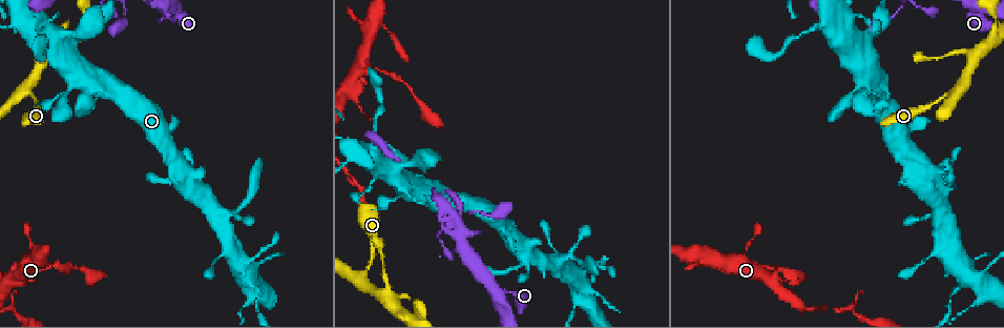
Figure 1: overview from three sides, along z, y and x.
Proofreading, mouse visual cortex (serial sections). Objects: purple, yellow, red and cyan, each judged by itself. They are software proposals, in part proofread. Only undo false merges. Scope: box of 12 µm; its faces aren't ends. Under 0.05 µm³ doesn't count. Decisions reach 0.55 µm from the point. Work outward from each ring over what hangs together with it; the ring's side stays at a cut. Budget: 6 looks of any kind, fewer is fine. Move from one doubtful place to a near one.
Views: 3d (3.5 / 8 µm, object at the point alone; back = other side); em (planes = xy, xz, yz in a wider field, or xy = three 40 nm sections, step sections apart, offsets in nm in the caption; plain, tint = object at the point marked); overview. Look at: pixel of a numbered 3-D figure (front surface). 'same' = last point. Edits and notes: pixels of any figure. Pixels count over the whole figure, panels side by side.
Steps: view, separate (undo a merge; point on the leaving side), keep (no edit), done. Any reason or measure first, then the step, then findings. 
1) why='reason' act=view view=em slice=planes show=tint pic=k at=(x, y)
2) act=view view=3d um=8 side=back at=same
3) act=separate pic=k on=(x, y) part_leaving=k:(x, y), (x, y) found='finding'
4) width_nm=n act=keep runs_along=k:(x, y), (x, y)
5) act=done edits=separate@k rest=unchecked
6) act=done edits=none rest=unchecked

why='thick turns thin' act=view view=3d um=3.5 side=back pic=1 at=(981, 8)

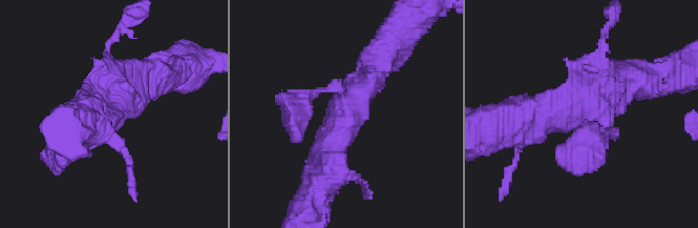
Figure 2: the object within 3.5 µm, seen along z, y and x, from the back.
act=view view=em slice=xy step=1 show=tint pic=2 at=(115, 115)

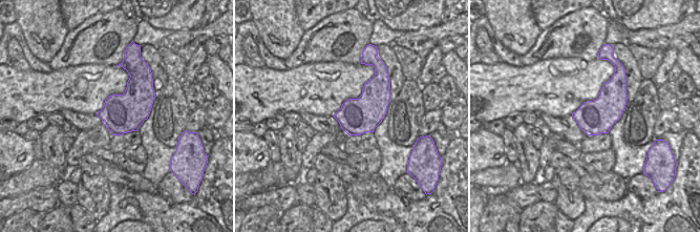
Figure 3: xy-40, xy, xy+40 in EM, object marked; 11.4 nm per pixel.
act=keep runs_along=2:(324, 90), (346, 99), (331, 156), (343, 174) found='one cell here'

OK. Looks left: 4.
act=view view=3d um=8 pic=1 at=(973, 58)

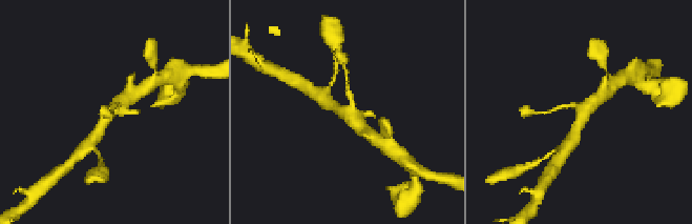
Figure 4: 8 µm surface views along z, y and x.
why='need the tissue' act=view view=em slice=xy step=3 show=tint pic=4 at=(347, 116)

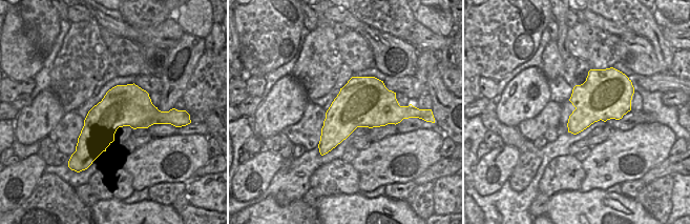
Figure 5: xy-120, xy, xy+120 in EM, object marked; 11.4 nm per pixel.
act=keep runs_along=4:(96, 135), (107, 116), (132, 95) found='continuous, no second cell'

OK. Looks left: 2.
why='narrows sharply' act=view view=3d um=3.5 pic=1 at=(374, 122)

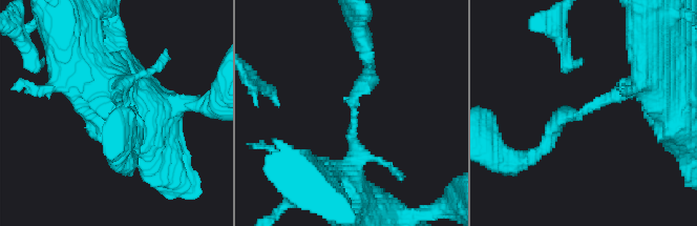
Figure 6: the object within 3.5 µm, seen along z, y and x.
arm_widths_nm=200,300 why='need the tissue' act=view view=em slice=xy step=1 show=tint pic=6 at=(116, 104)

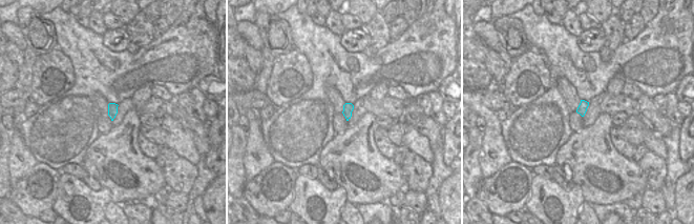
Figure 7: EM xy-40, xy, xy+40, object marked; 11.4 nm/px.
width_nm=120 act=keep runs_along=6:(650, 89), (564, 115), (543, 147) found='one cell here'

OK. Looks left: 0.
act=done edits=none rest=unchecked

